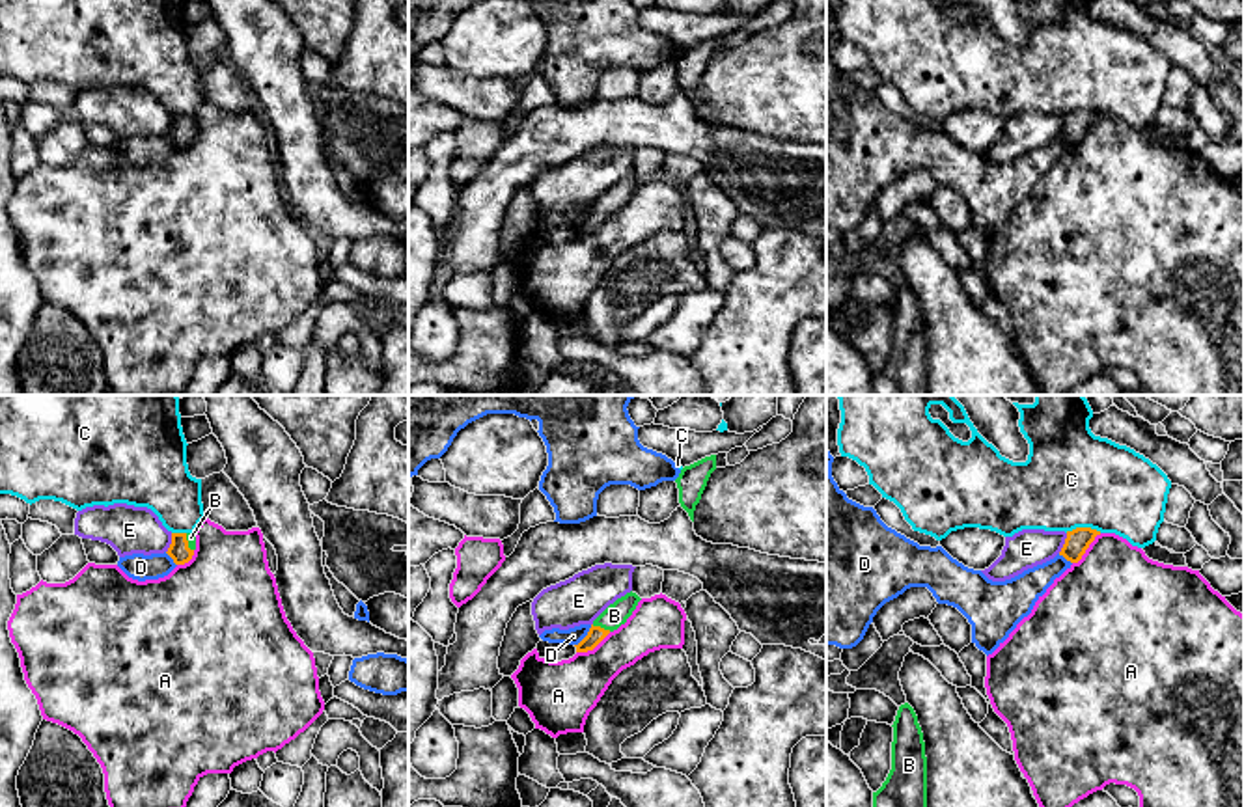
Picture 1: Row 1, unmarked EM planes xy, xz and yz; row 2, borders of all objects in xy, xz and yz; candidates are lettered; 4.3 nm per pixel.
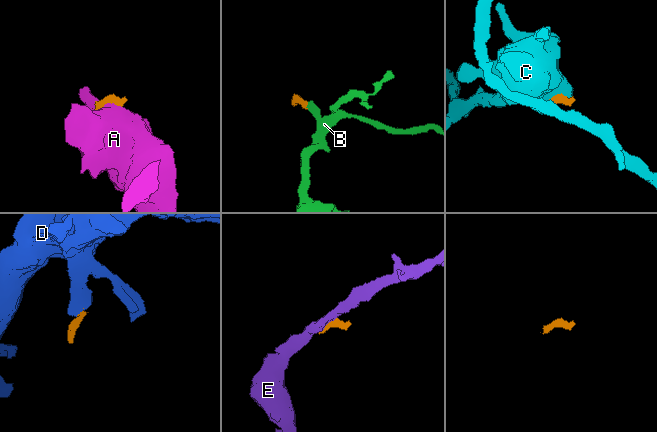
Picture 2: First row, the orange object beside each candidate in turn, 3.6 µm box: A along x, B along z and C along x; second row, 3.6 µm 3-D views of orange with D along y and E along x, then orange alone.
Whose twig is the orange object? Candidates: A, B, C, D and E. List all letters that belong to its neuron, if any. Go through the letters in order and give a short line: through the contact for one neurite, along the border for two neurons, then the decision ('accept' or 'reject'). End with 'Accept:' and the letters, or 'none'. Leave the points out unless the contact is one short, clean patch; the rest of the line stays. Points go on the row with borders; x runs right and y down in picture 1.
A: reject
B: line xz (595, 634), (599, 627), (614, 615); accept
C: line yz (1065, 532), (1077, 528), (1101, 532); reject
D: line xz (592, 625), (575, 645); reject
E: line yz (1067, 533), (1058, 552); reject
Accept: B

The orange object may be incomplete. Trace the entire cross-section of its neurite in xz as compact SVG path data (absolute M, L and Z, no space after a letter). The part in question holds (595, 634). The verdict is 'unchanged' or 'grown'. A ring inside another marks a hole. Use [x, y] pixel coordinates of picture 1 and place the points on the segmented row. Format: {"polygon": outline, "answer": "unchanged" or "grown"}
{"polygon": "M627 593L610 604L591 624L587 636L574 645L576 652L593 650L610 632L617 630L636 609L642 598L636 593Z", "answer": "grown"}

